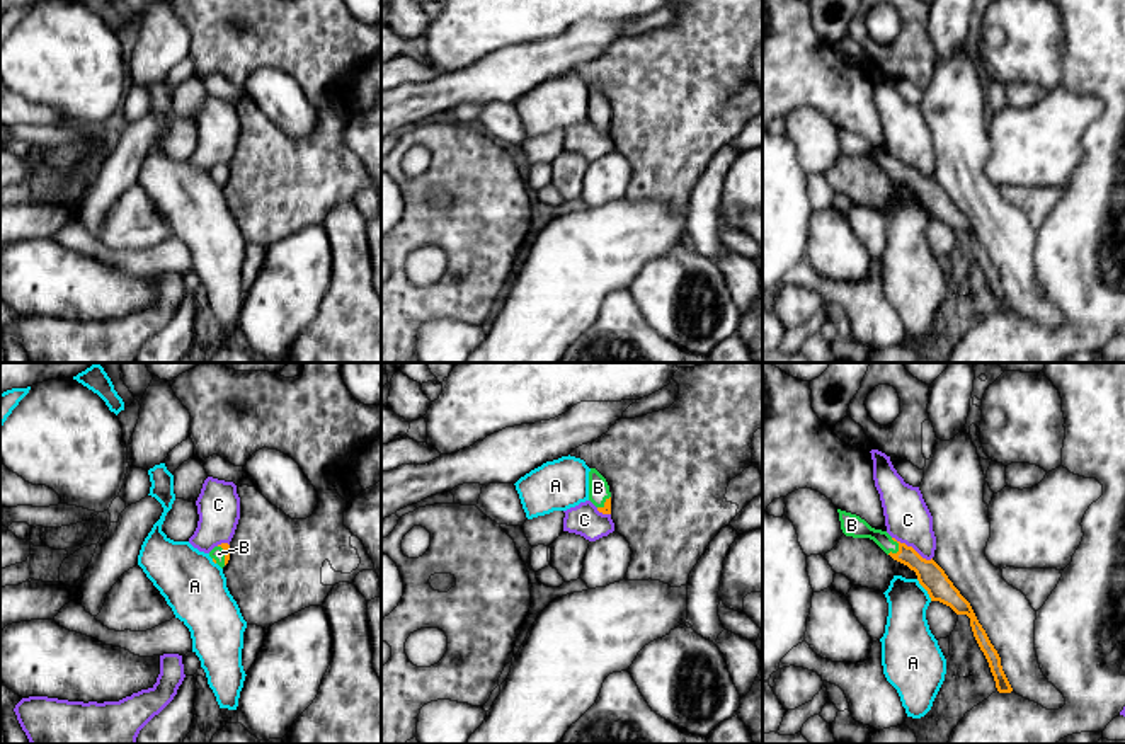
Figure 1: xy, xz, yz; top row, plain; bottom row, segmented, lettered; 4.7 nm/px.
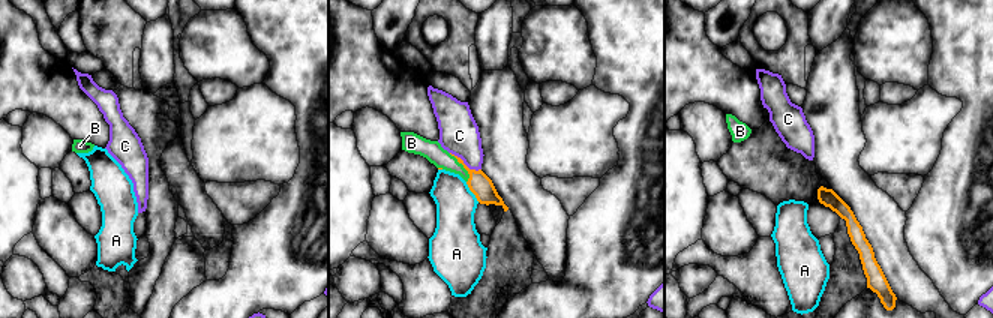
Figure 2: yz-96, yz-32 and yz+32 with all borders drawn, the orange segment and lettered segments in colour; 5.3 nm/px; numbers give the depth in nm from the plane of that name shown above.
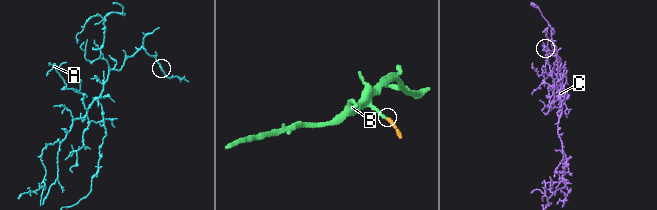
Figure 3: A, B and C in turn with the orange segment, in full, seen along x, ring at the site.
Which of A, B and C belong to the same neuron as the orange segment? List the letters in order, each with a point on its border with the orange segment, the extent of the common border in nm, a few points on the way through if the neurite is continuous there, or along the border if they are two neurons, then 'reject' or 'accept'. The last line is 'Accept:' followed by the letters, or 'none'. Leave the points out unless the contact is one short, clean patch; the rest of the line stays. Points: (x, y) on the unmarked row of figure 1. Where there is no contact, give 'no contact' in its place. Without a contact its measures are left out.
A: meets orange in yz at (925, 206); contact 130 nm long; border along yz (916, 198), (931, 218); reject
B: meets orange in yz at (899, 164); contact 80 nm long; runs through yz (930, 193), (899, 164), (889, 164), (851, 143); accept
C: meets orange in yz at (911, 165); contact 220 nm long; border along yz (892, 155), (911, 164), (923, 176), (931, 177); reject
Accept: B

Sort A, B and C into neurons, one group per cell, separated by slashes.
A / B / C

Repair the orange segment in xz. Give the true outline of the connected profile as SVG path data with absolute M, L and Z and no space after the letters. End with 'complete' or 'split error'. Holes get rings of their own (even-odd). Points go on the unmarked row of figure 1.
M596 89L589 90L589 119L602 133L611 133L611 111L606 97Z | split error

